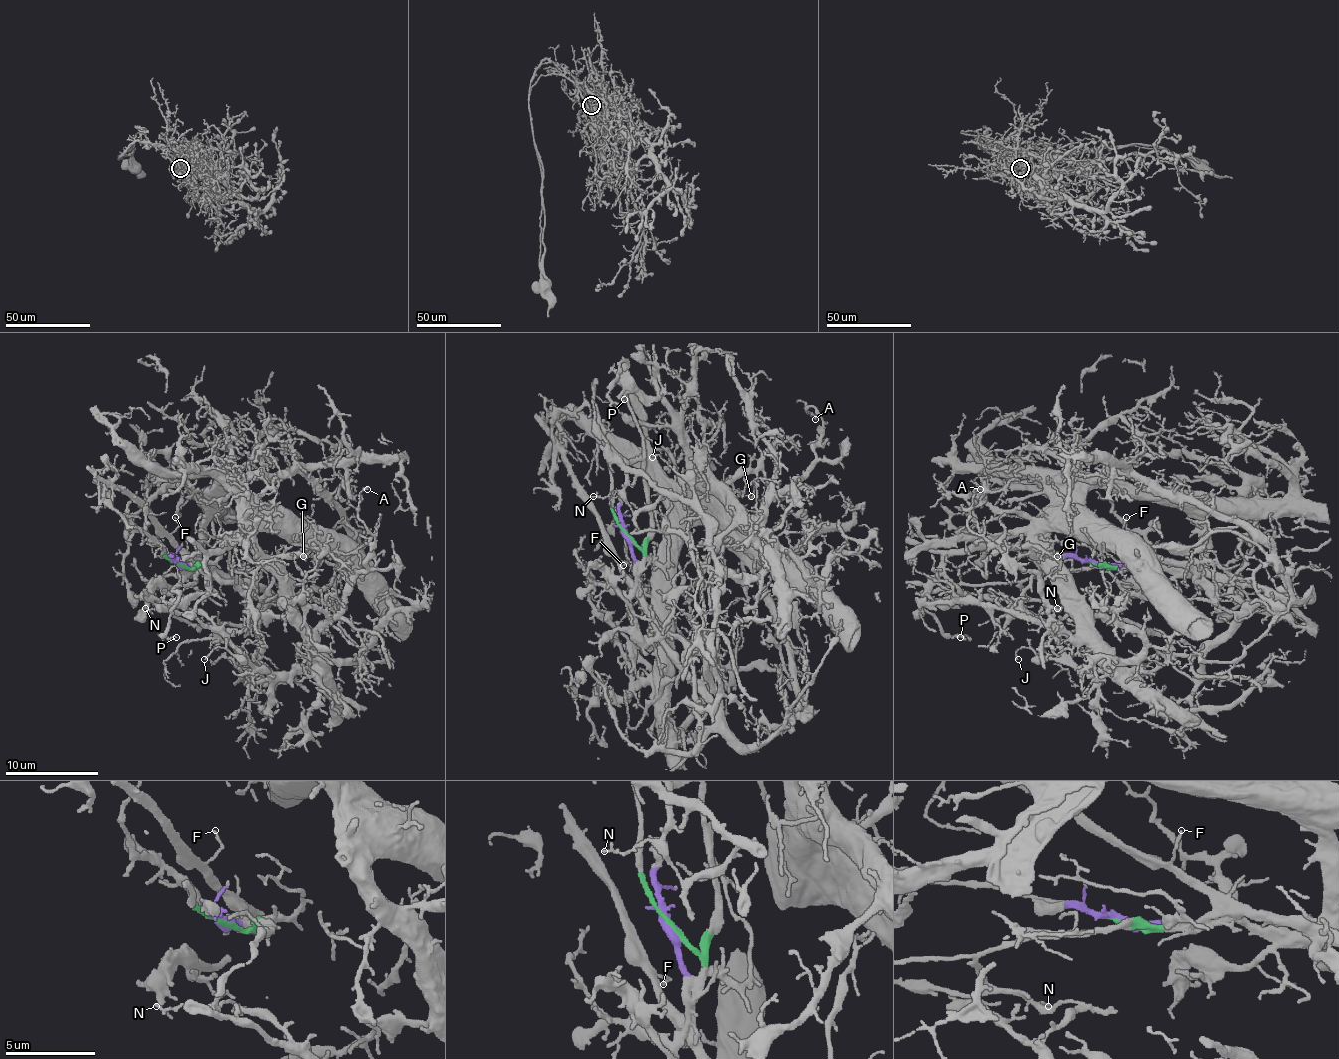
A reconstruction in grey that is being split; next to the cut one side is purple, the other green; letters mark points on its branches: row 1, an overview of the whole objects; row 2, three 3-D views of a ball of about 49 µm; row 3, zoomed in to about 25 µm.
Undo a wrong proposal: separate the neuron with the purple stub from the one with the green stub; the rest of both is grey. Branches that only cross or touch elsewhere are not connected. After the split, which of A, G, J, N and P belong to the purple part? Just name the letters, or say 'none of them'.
A, G, J

